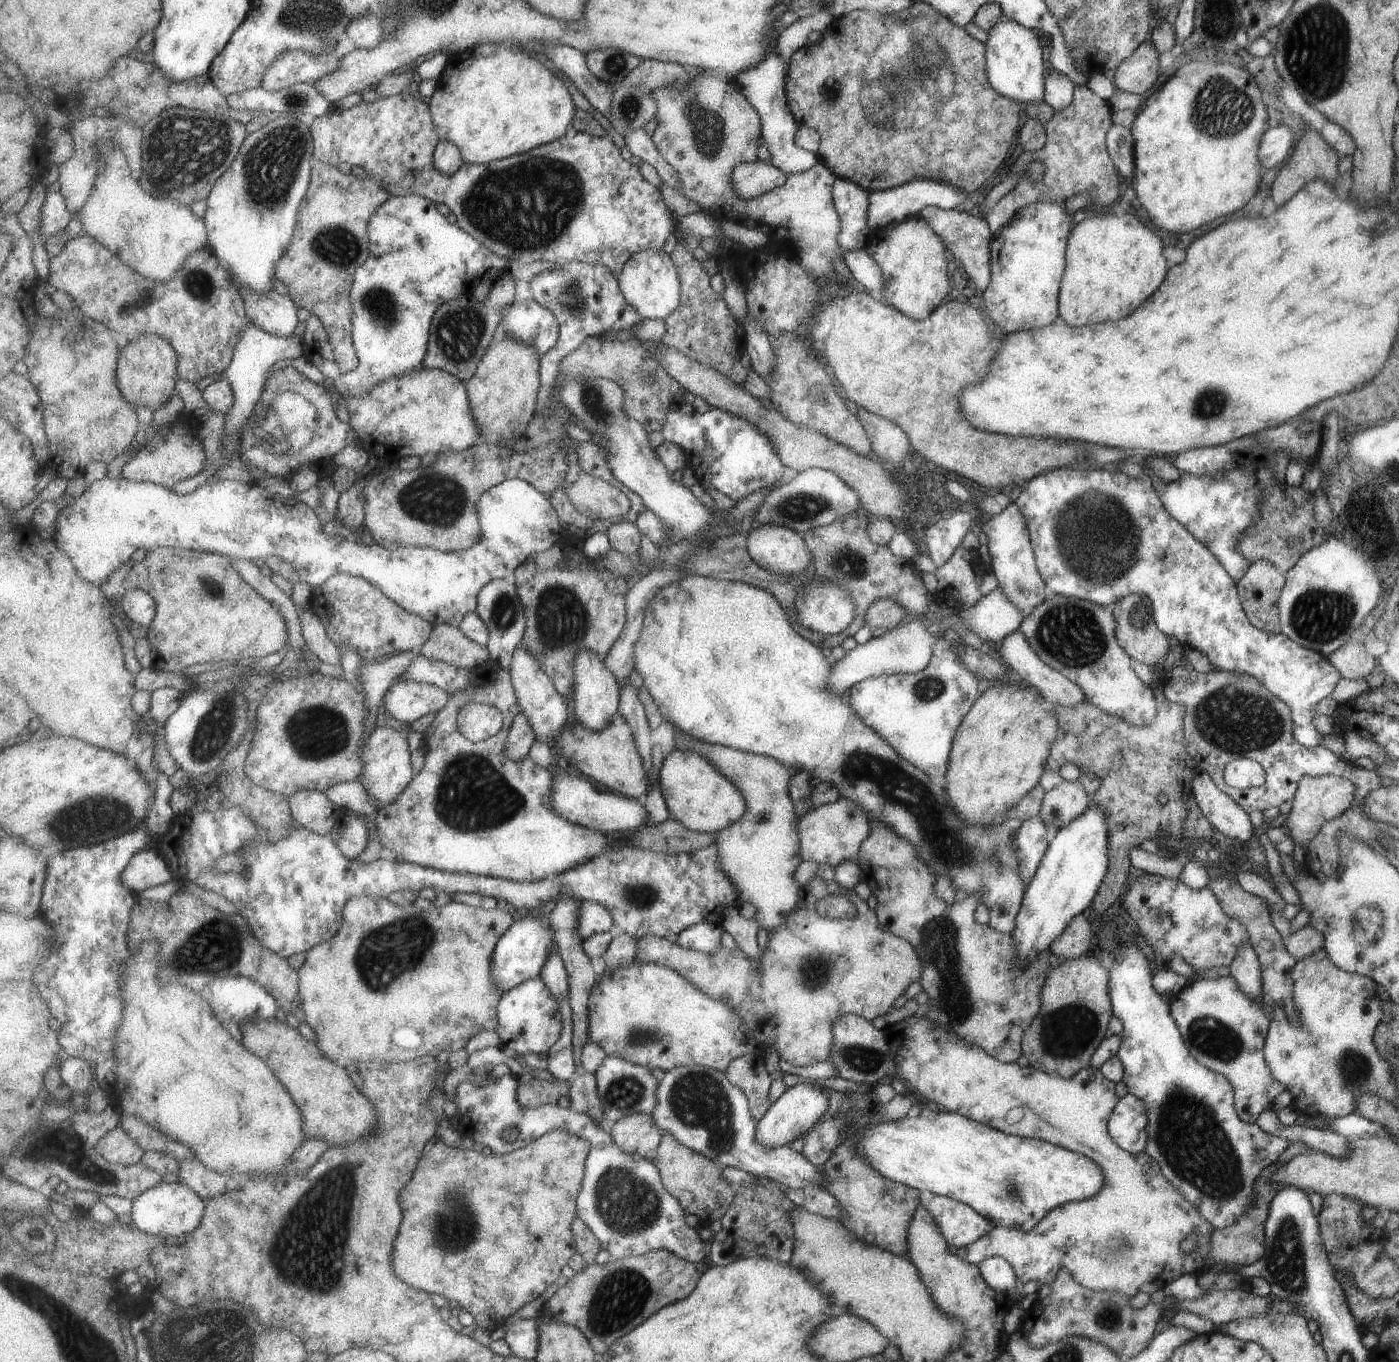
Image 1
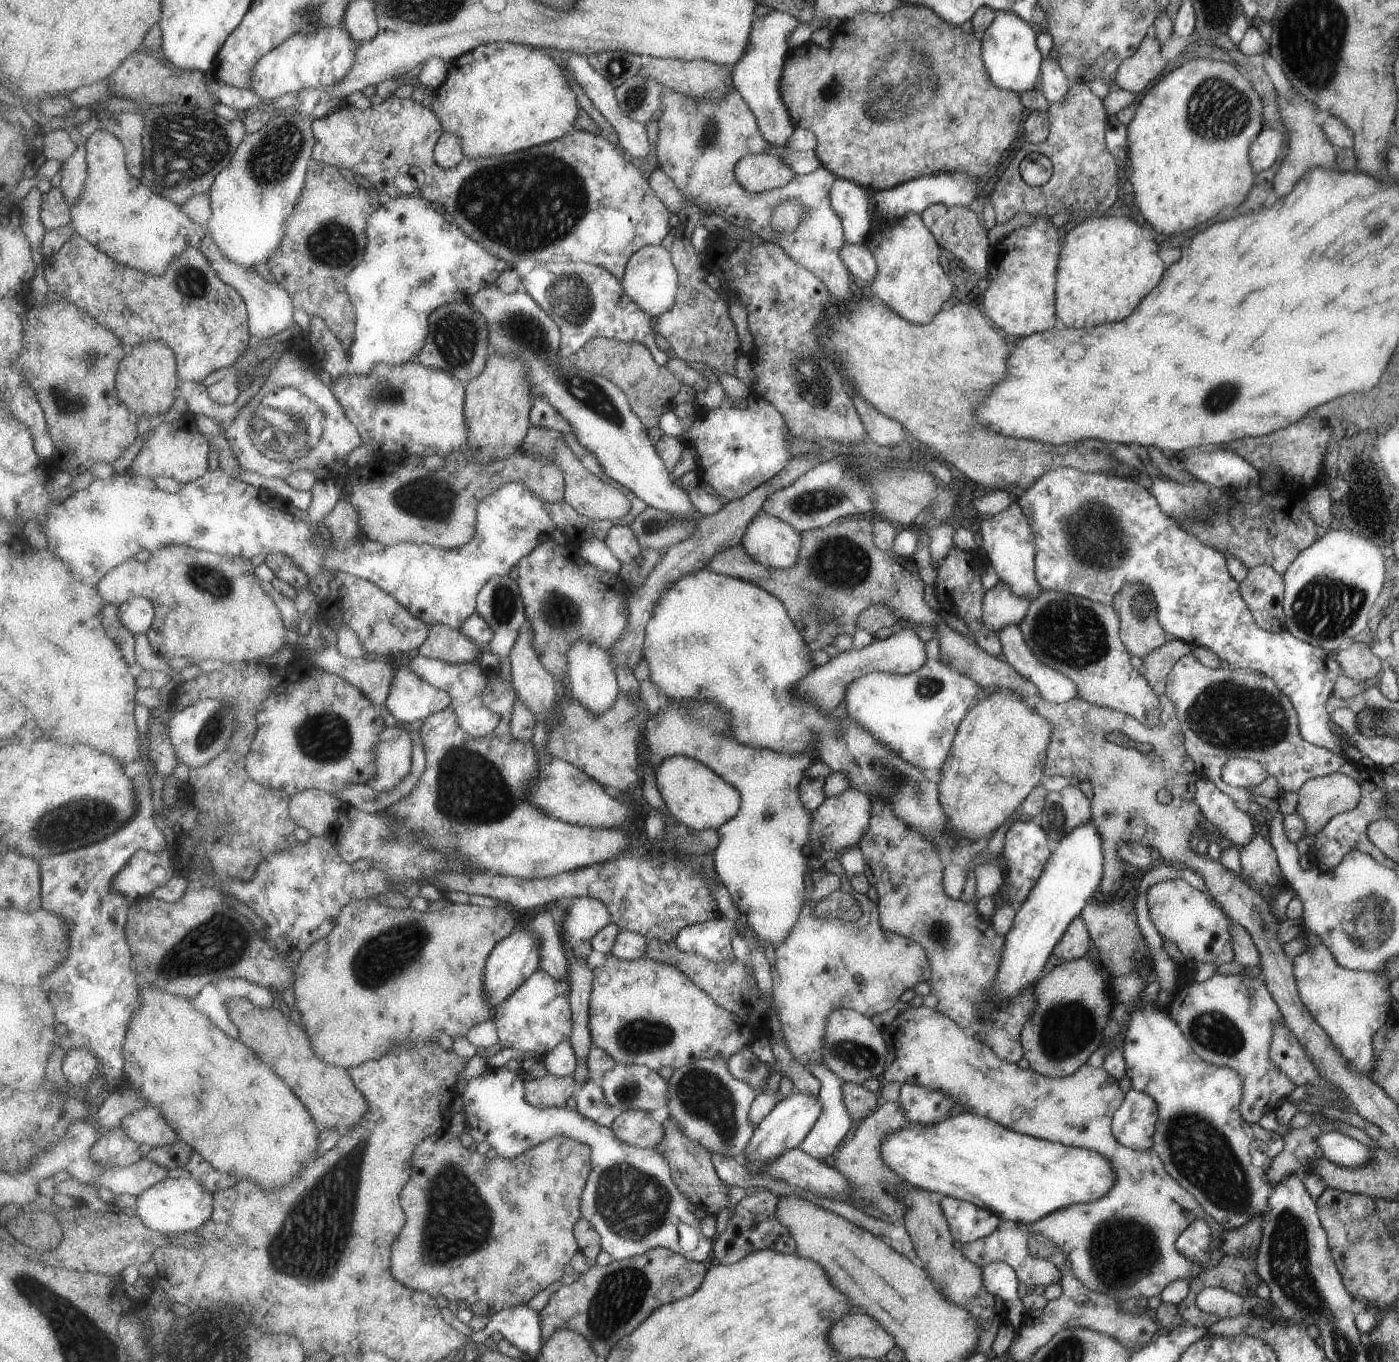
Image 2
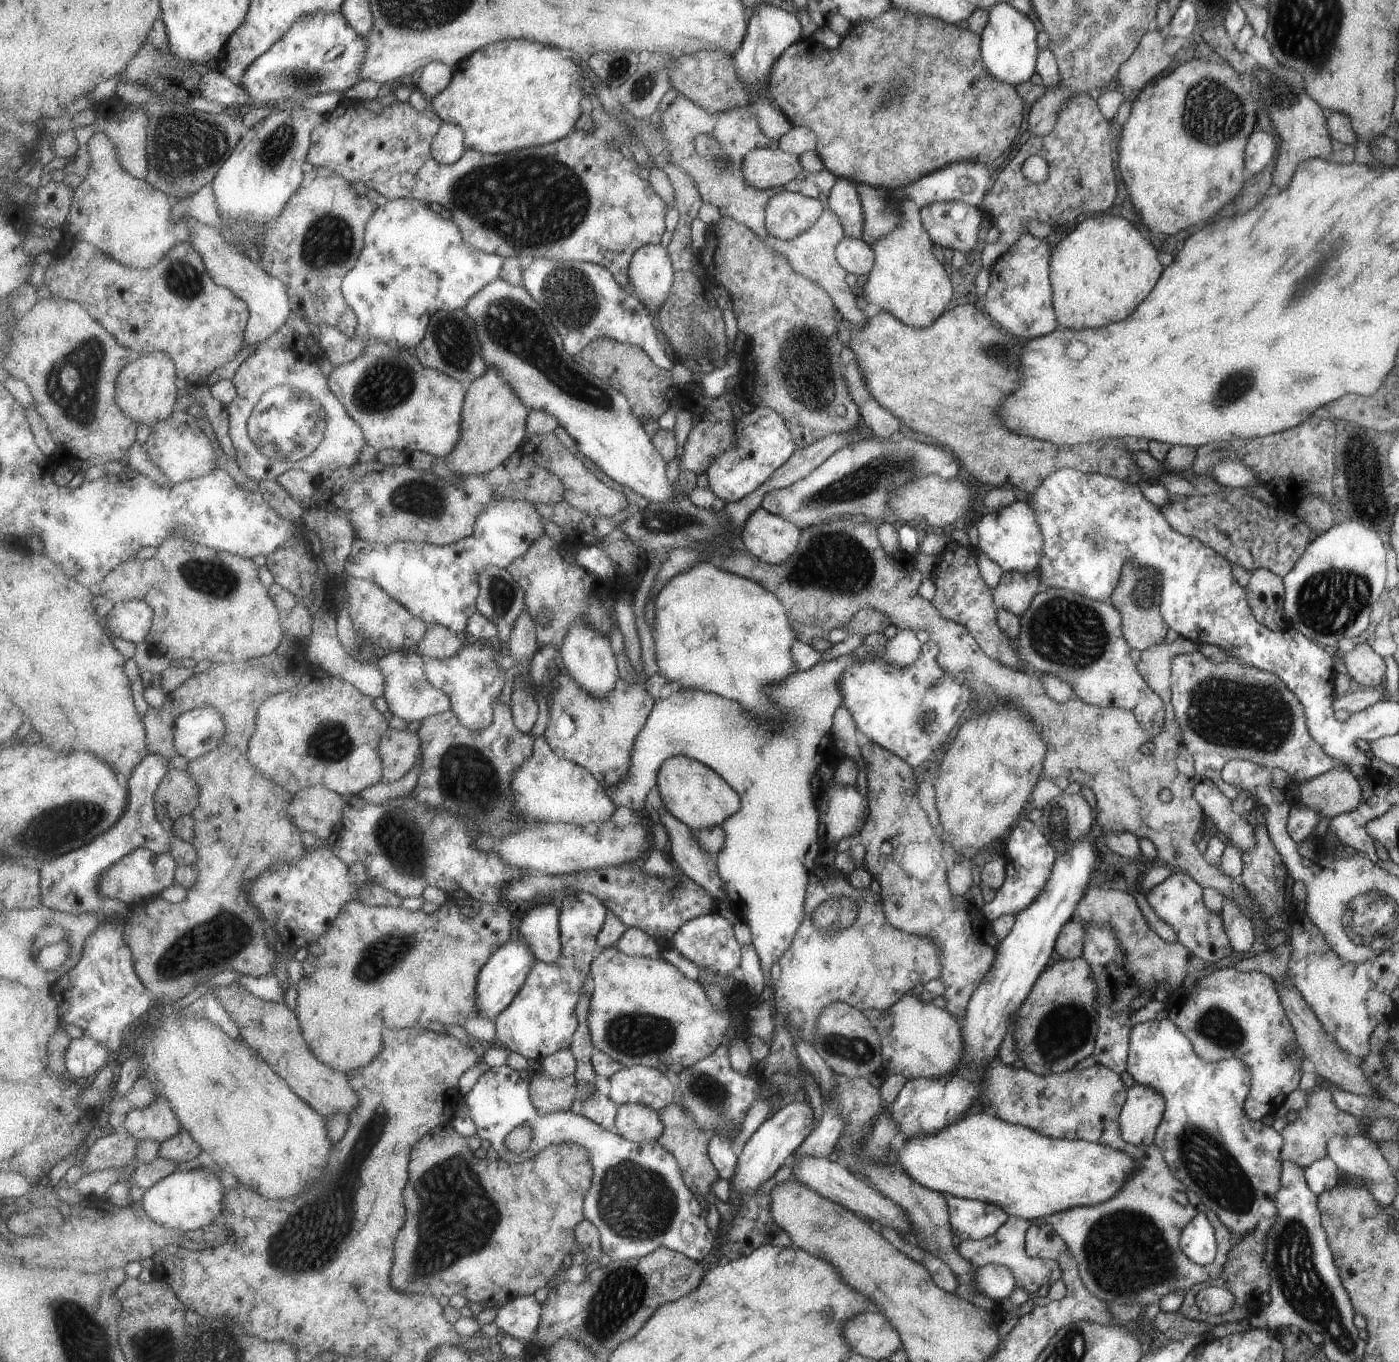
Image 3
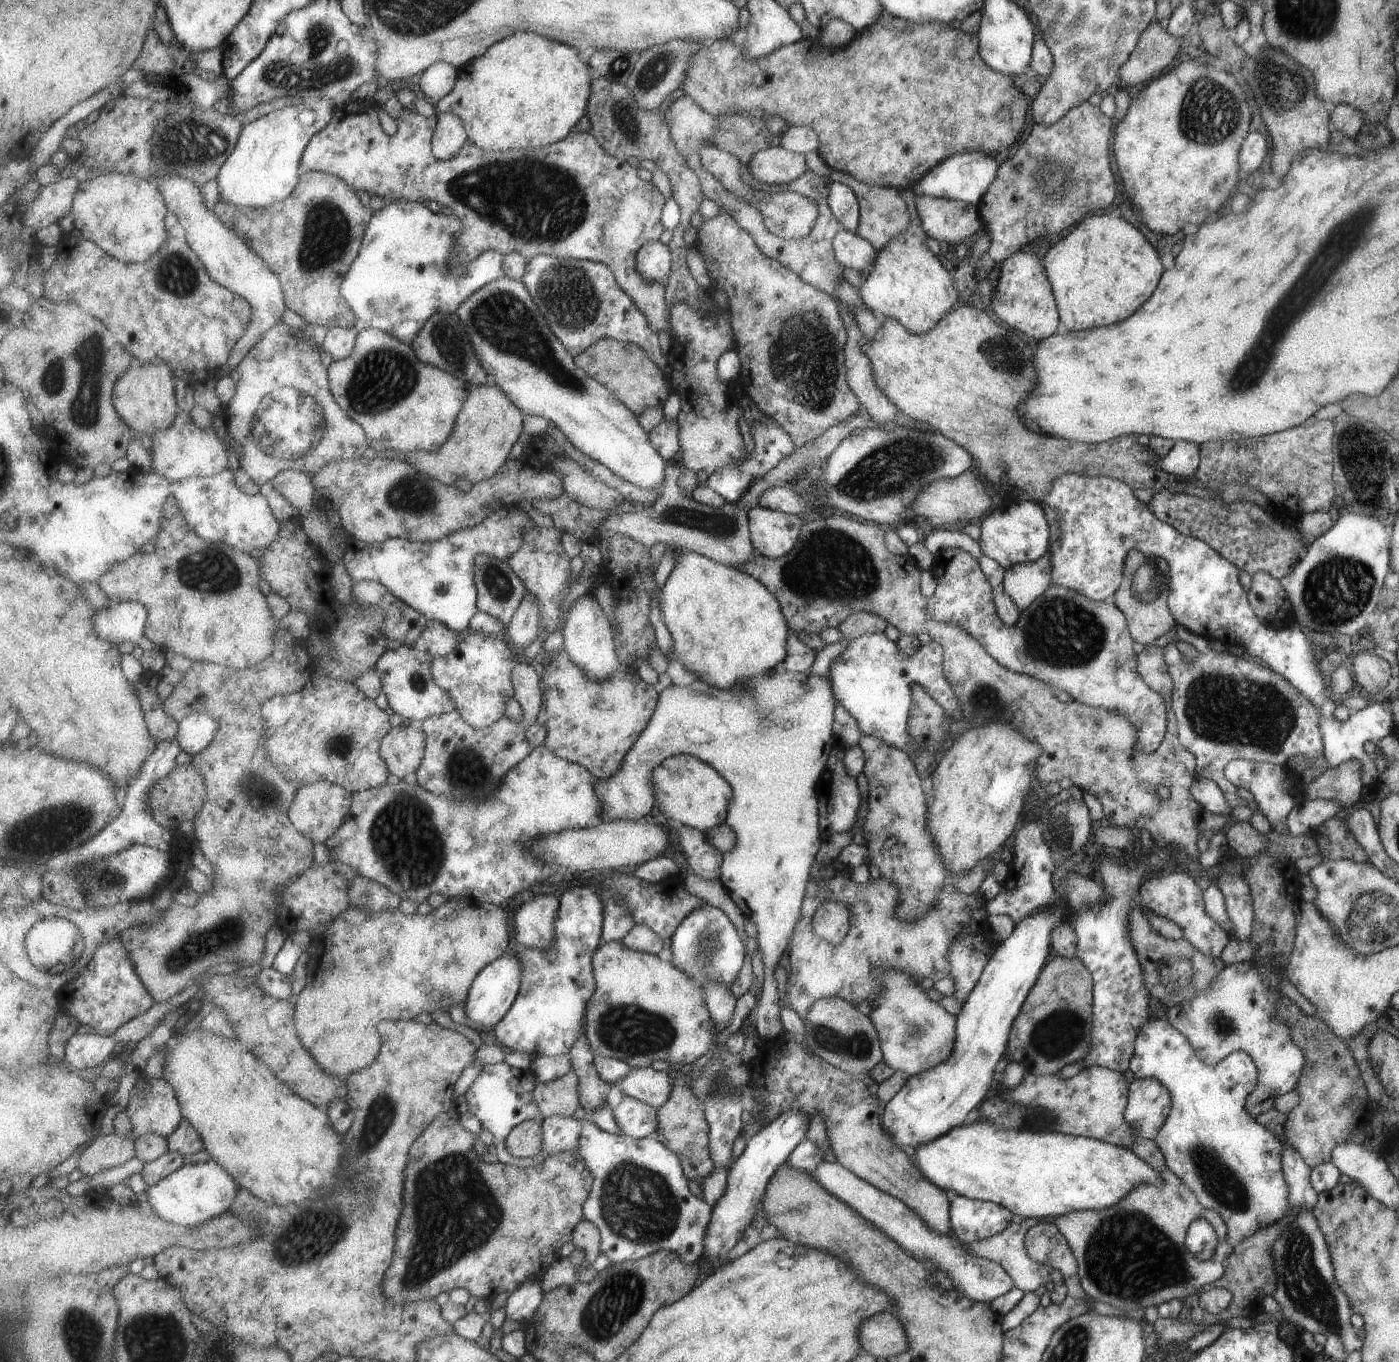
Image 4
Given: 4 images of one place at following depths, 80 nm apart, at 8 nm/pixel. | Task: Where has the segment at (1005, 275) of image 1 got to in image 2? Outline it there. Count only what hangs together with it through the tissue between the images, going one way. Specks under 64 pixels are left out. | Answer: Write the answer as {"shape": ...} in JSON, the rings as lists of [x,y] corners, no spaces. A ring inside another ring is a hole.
{"shape":[[[1034,215],[1034,221],[1031,226],[1028,228],[1016,228],[1014,229],[1007,237],[1003,240],[989,246],[988,255],[987,255],[987,270],[986,270],[986,281],[987,288],[983,292],[983,310],[985,314],[989,315],[991,322],[994,326],[1000,329],[1005,335],[1009,337],[1023,337],[1030,335],[1031,333],[1043,333],[1044,330],[1053,328],[1055,324],[1055,300],[1056,300],[1056,266],[1057,261],[1059,261],[1059,252],[1061,248],[1061,242],[1059,241],[1059,236],[1057,235],[1057,228],[1053,227],[1053,224],[1050,222],[1051,217],[1046,215]]]}

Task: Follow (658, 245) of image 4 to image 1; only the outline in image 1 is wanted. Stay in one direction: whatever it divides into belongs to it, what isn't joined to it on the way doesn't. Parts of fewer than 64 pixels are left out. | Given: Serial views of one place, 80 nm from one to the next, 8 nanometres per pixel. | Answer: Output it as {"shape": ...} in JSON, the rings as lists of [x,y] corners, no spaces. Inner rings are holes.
{"shape":[[[644,250],[634,254],[619,274],[620,287],[635,310],[645,319],[666,319],[681,304],[682,280],[671,254]]]}

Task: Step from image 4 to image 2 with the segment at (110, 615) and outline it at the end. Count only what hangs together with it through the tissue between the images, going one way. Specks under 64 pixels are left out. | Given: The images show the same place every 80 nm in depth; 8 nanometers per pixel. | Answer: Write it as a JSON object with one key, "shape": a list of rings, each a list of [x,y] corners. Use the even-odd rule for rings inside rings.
{"shape":[[[145,596],[130,598],[118,607],[118,612],[119,621],[133,638],[147,634],[156,620],[156,606]]]}

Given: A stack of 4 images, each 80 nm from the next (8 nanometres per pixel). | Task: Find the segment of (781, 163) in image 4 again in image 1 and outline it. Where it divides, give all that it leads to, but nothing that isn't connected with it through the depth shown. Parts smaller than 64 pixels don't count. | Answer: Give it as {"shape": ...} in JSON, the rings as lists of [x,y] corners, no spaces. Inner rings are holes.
{"shape":[[[757,159],[738,164],[732,179],[737,196],[752,199],[780,189],[787,177],[788,174],[773,166],[773,163]]]}

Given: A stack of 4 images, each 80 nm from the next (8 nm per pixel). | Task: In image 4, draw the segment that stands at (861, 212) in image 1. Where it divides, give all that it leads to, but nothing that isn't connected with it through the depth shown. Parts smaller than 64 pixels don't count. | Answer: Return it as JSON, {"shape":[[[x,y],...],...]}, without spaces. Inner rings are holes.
{"shape":[[[831,182],[828,188],[828,207],[840,221],[842,228],[856,232],[860,218],[860,205],[851,187],[839,182]]]}

